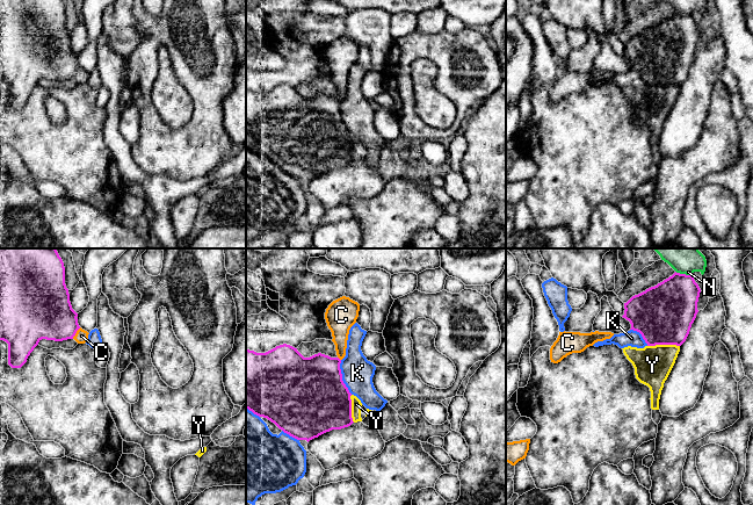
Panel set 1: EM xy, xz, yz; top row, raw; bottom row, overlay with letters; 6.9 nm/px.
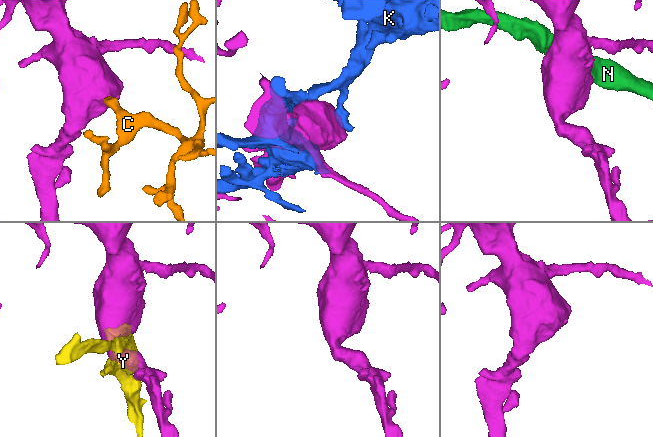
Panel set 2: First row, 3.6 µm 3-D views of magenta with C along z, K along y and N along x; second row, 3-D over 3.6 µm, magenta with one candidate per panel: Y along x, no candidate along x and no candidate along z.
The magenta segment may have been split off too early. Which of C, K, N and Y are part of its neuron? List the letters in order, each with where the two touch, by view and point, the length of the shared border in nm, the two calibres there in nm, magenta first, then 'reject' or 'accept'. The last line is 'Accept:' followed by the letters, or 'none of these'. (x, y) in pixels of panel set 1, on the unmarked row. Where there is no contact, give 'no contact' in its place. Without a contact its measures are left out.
C: xy (75, 72) | 100 nm | 360/90 nm | accept
K: xz (341, 117) | 260 nm | 500/220 nm | reject
N: yz (683, 14) | 120 nm | 360/100 nm | reject
Y: yz (663, 84) | 220 nm | 420/260 nm | reject
Accept: C

